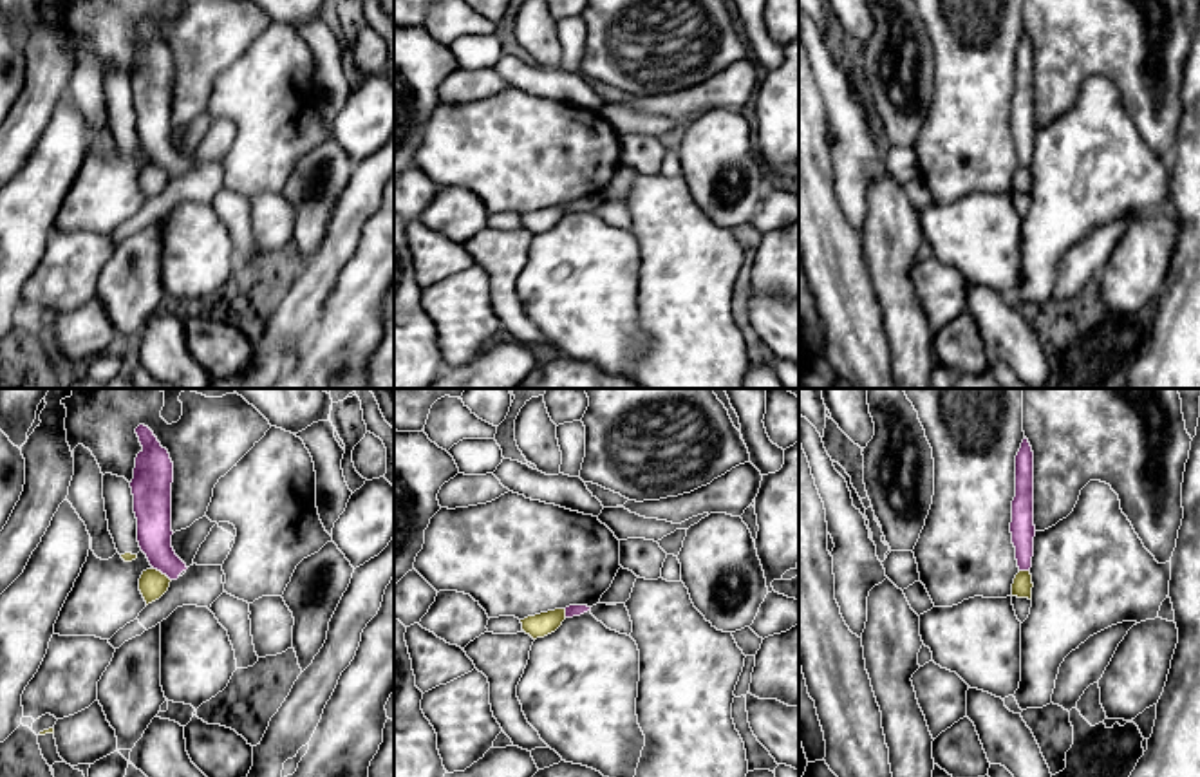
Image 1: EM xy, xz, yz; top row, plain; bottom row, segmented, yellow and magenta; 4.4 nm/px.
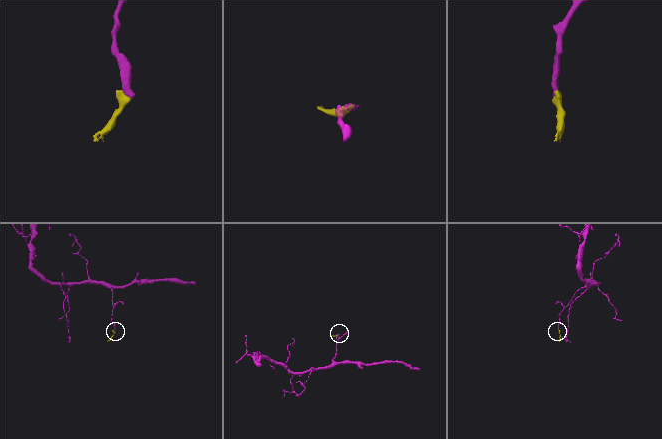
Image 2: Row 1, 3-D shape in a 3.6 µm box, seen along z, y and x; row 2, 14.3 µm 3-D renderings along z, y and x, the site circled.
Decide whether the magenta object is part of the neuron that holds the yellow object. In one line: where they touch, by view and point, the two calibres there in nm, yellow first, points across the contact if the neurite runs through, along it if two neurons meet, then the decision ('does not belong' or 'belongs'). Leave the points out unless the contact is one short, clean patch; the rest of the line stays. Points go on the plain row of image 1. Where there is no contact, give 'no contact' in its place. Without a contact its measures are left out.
contact xy (159, 167); calibres 130 and 160 nm; border xy (152, 161), (170, 176); does not belong

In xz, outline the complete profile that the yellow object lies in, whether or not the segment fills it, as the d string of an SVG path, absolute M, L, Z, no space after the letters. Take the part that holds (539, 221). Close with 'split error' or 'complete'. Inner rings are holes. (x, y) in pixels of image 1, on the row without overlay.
M555 204L535 211L528 211L520 215L520 219L522 226L530 229L533 235L537 235L555 228L564 215L566 215L566 204Z | complete

